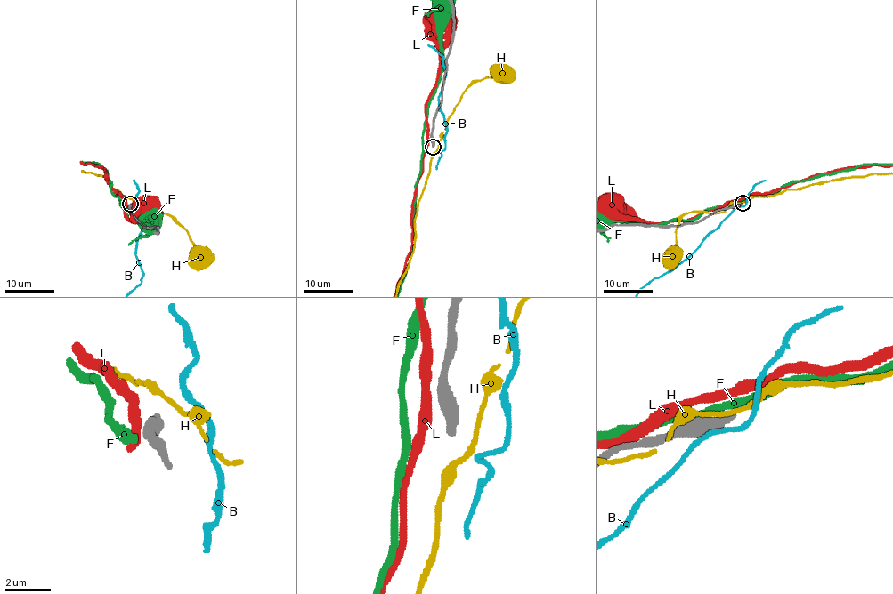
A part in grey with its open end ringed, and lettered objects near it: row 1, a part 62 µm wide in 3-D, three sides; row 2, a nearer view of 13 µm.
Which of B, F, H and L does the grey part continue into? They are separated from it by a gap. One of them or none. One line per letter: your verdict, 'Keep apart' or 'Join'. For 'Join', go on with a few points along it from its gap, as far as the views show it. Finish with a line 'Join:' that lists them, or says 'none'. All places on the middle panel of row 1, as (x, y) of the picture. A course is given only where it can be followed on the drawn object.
B: Keep apart
F: Keep apart
H: Keep apart
L: Keep apart
Join: none

